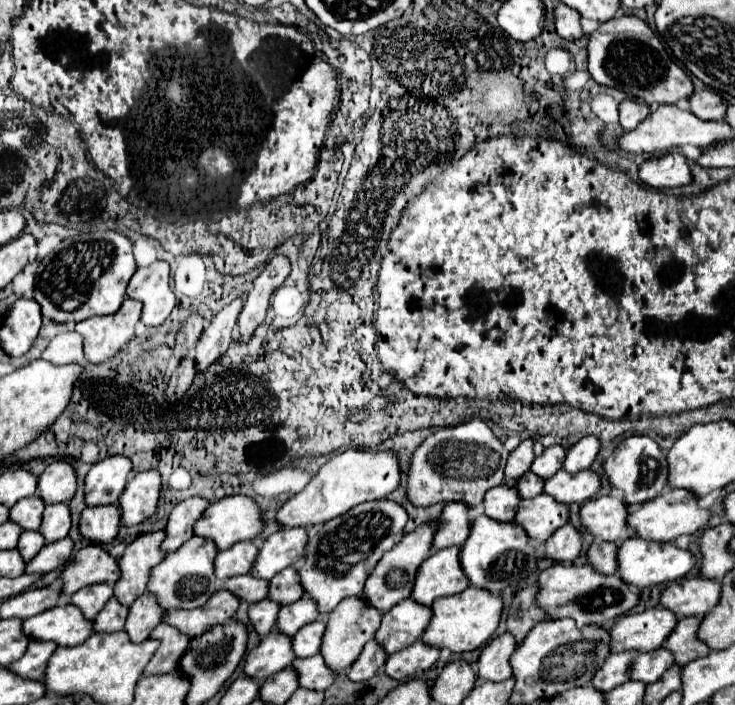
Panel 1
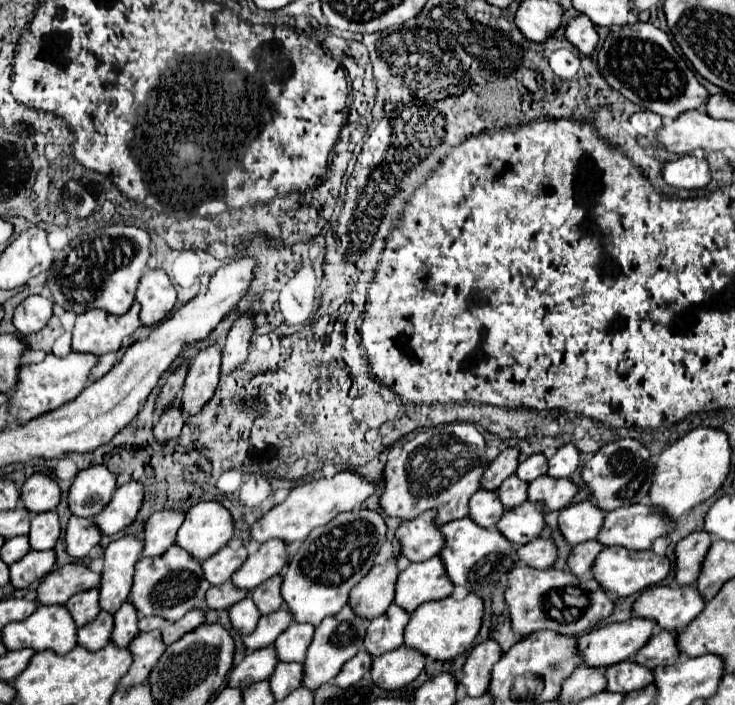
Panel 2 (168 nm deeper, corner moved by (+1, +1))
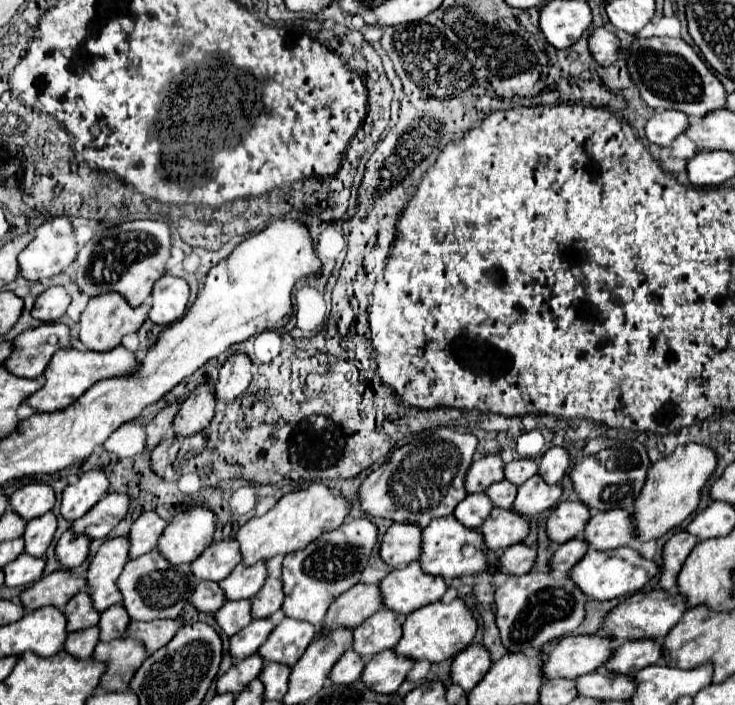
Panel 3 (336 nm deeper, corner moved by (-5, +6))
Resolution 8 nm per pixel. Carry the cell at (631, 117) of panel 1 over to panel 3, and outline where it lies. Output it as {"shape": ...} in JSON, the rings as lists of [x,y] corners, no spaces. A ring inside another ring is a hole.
{"shape":[[[678,110],[656,112],[646,124],[646,138],[658,146],[670,146],[670,142],[688,128],[688,116]]]}

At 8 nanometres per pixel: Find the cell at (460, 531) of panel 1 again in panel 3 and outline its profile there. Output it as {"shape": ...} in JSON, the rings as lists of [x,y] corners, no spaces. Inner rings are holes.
{"shape":[[[392,524],[384,534],[380,556],[386,564],[398,568],[406,566],[412,560],[418,560],[420,552],[420,528],[414,524]]]}

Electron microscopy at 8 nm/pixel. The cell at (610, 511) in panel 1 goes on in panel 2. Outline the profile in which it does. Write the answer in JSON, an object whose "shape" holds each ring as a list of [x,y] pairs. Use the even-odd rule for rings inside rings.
{"shape":[[[582,501],[576,505],[568,505],[560,511],[558,529],[570,545],[584,543],[596,539],[600,525],[604,523],[604,515],[592,501]]]}

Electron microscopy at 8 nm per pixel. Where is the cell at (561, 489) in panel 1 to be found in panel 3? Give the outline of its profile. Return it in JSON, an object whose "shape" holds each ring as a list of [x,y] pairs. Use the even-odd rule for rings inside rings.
{"shape":[[[532,476],[526,480],[522,486],[518,486],[518,496],[512,504],[512,508],[528,518],[542,514],[546,510],[552,510],[556,502],[562,496],[562,486],[560,484],[544,484],[542,476]]]}

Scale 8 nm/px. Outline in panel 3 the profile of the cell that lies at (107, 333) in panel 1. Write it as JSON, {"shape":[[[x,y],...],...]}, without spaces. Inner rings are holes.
{"shape":[[[114,292],[90,298],[90,302],[80,318],[80,342],[86,346],[86,350],[108,352],[120,344],[122,336],[136,332],[144,324],[148,310],[150,310],[148,304],[142,304],[138,308],[128,306],[128,302],[120,294],[114,294]]]}

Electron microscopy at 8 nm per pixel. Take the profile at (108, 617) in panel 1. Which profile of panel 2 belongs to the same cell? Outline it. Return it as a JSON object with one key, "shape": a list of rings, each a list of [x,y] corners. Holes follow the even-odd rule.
{"shape":[[[102,611],[92,623],[78,629],[76,639],[80,647],[94,653],[110,643],[110,631],[112,631],[112,615]]]}

